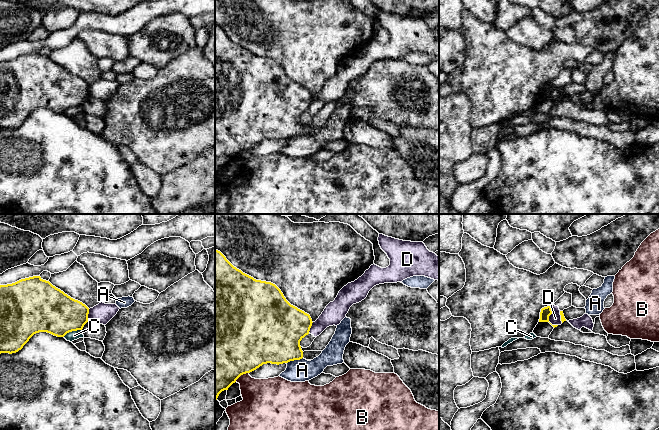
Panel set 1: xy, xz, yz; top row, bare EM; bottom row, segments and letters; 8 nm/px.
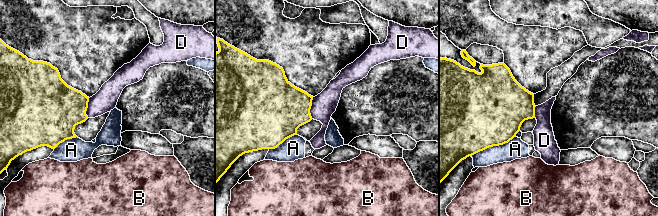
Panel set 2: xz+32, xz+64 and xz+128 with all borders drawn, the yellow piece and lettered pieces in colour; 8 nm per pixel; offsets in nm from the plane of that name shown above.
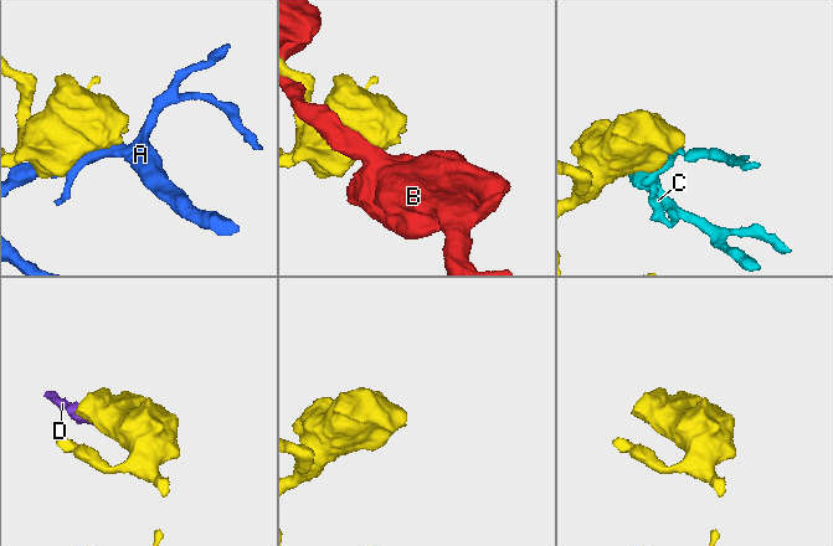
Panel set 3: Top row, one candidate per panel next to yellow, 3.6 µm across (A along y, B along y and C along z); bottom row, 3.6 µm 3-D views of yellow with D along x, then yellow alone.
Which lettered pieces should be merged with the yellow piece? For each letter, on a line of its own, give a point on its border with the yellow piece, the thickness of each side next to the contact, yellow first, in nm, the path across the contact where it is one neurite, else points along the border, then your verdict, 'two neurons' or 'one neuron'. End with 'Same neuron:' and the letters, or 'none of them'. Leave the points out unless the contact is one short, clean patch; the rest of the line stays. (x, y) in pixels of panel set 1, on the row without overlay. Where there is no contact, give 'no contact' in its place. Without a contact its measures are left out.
A: contact xz (294, 135); calibres 440 and 180 nm; two neurons
B: contact xz (241, 150); calibres 500 and 300 nm; two neurons
C: contact xy (72, 106); calibres 360 and 80 nm; two neurons
D: contact yz (548, 93); calibres 80 and 100 nm; border yz (552, 81), (549, 97), (557, 101); two neurons
Same neuron: none of them

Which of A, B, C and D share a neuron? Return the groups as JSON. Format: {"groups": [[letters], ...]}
{"groups": [["A"], ["B"], ["C"], ["D"]]}

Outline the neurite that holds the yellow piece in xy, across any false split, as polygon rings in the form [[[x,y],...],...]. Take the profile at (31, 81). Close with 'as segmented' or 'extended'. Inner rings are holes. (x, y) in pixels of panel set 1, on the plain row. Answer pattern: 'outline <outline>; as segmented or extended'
outline [[[40,52],[0,61],[0,130],[16,129],[36,109],[47,108],[57,113],[82,106],[88,98],[89,84]]]; as segmented

